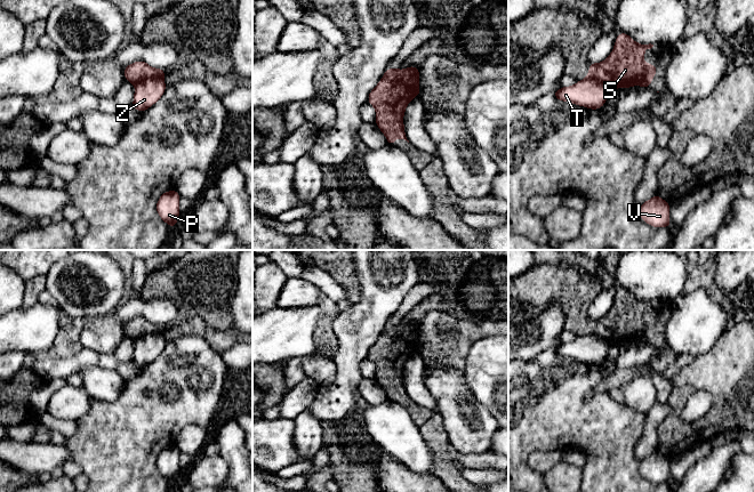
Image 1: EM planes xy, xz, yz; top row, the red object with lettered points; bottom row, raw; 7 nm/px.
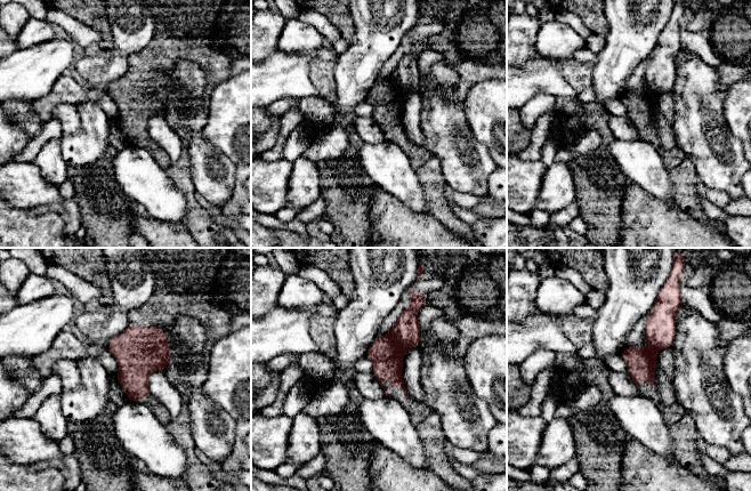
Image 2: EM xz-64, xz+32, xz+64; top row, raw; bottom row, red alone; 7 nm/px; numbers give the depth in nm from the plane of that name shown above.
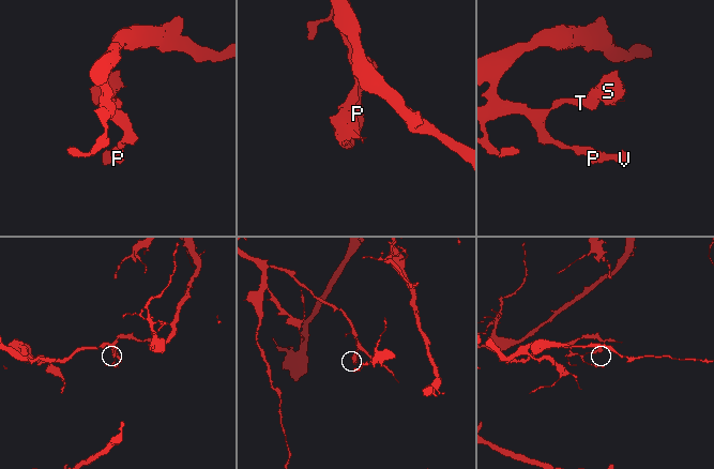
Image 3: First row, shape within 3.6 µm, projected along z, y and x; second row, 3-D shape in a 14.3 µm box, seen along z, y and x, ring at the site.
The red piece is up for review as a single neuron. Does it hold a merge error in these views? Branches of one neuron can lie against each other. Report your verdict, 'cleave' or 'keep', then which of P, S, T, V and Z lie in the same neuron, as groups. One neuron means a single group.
cleave; P T V Z / S

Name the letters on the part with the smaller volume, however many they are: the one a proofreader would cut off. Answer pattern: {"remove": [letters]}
{"remove": ["S"]}

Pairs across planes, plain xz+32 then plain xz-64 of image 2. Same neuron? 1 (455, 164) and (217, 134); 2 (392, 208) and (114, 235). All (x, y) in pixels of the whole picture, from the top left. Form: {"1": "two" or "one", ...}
{"1": "two", "2": "two"}

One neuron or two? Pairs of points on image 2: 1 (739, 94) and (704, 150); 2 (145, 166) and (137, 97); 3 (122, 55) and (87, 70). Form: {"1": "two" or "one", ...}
{"1": "two", "2": "two", "3": "one"}

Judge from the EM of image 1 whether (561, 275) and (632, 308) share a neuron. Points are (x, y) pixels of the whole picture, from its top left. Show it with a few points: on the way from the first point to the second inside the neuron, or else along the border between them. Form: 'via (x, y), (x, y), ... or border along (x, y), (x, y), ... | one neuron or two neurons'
via (575, 297), (576, 308), (591, 323), (610, 323) | one neuron

